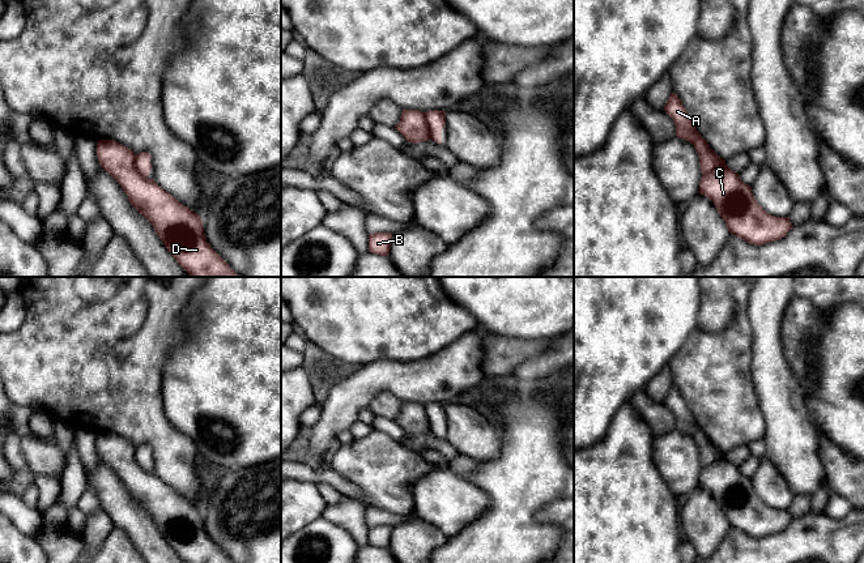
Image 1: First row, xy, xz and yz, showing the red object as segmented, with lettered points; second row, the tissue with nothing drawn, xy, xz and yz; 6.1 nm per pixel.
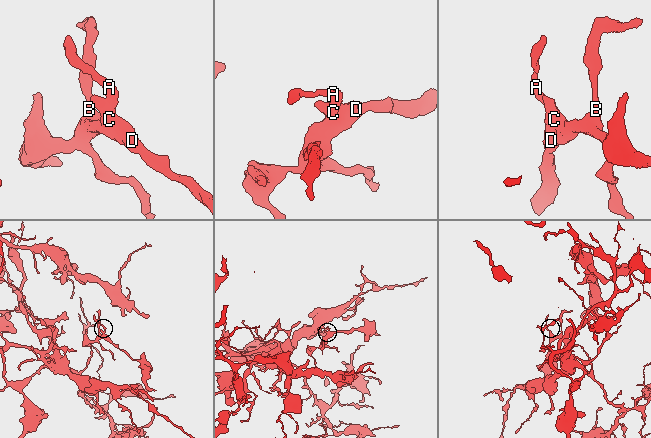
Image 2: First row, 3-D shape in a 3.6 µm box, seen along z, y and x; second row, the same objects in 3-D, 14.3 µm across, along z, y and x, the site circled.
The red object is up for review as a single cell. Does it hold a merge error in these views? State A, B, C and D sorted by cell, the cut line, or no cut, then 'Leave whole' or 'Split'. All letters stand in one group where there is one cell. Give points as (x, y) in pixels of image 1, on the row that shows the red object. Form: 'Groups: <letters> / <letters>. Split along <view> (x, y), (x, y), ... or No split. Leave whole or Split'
Groups: A / B C D. Split along xy (133, 156), (136, 169), (147, 178). Split

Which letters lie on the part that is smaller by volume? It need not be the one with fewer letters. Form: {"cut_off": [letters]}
{"cut_off": ["A"]}

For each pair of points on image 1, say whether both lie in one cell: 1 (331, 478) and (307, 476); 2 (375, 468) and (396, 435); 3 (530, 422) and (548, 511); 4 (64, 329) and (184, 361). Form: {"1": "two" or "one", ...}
{"1": "one", "2": "two", "3": "two", "4": "two"}

